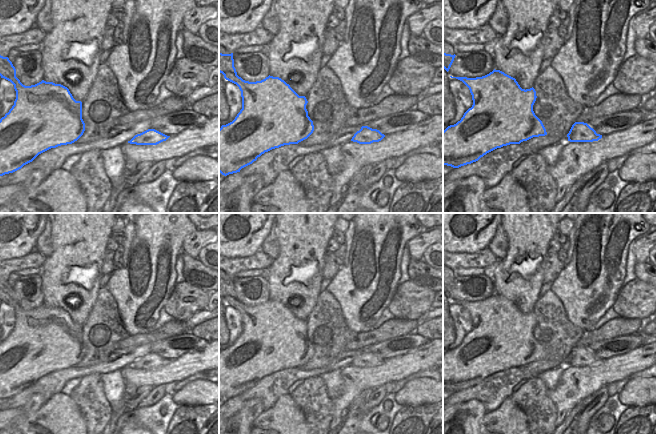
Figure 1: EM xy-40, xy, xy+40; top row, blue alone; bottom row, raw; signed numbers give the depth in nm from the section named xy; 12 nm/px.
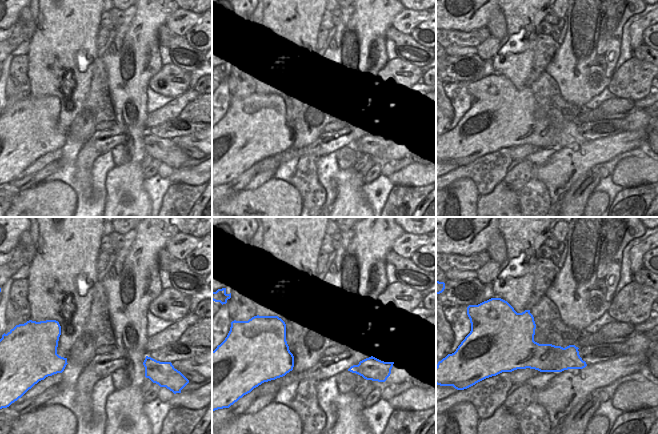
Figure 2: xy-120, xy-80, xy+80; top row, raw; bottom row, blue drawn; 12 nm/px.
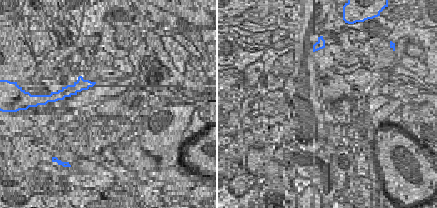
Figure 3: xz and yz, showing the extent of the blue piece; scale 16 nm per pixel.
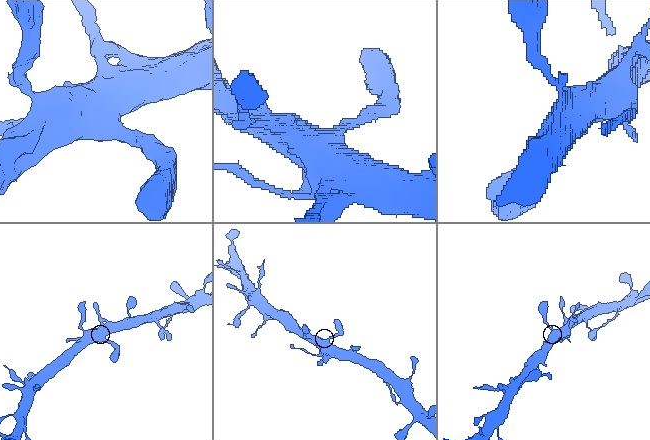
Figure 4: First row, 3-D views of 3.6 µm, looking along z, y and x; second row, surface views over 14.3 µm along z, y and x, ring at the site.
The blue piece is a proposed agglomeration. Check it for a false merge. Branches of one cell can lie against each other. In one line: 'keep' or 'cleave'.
keep

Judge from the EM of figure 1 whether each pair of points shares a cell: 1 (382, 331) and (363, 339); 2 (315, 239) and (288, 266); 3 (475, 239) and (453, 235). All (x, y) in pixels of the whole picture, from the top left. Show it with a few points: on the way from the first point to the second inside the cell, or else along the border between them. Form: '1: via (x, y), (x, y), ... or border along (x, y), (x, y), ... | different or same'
1: via (377, 335), (368, 338) | same
2: via (308, 246), (295, 259) | same
3: via (470, 238), (458, 237) | same

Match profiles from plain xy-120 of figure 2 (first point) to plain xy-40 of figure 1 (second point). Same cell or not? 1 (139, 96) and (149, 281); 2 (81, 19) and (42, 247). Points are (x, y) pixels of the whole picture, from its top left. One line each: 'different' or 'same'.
1: same
2: different

